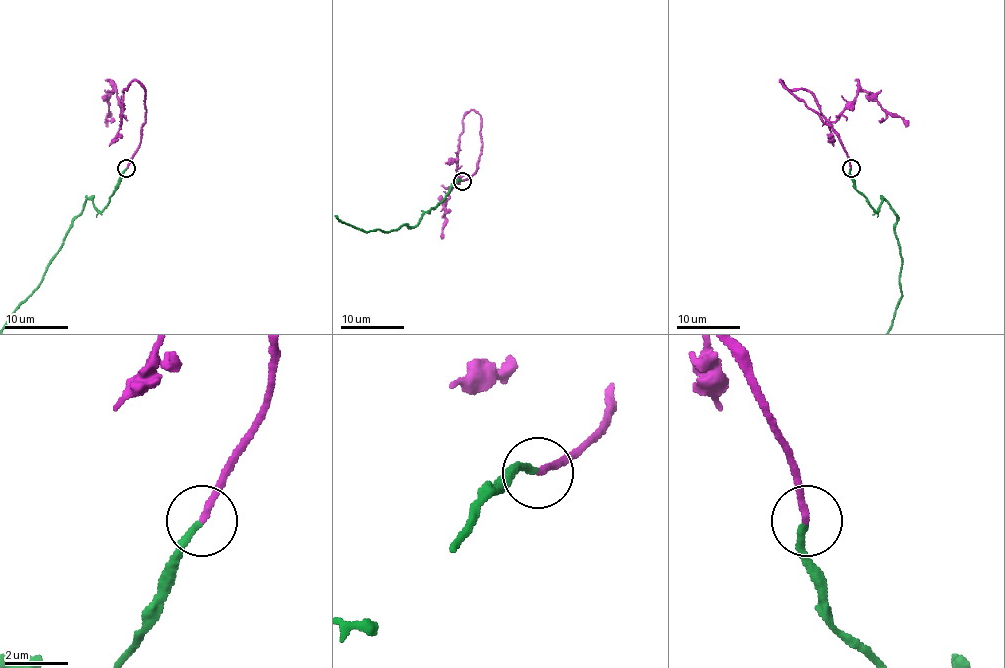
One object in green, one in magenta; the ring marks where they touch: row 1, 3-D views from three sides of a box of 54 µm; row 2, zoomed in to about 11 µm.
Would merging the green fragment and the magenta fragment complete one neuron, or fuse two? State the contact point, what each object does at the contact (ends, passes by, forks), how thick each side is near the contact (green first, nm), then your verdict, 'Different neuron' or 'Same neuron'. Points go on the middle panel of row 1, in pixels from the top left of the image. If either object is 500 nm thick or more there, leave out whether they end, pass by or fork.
Place: (462, 181). At the ring green ends. At the ring magenta ends. Thickness 240 nm (green) against 220 nm. Same neuron

